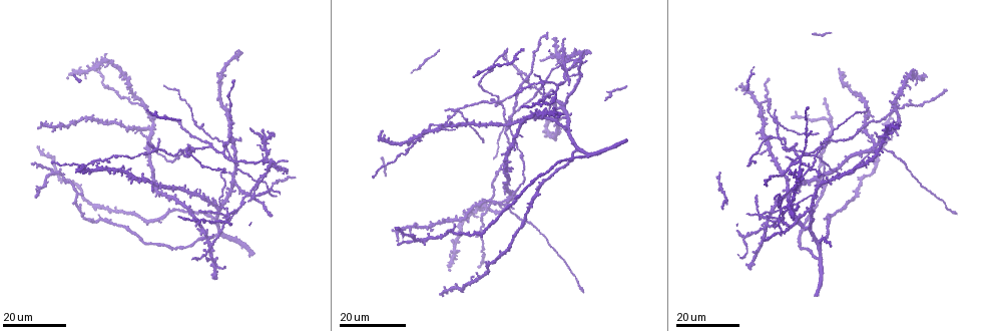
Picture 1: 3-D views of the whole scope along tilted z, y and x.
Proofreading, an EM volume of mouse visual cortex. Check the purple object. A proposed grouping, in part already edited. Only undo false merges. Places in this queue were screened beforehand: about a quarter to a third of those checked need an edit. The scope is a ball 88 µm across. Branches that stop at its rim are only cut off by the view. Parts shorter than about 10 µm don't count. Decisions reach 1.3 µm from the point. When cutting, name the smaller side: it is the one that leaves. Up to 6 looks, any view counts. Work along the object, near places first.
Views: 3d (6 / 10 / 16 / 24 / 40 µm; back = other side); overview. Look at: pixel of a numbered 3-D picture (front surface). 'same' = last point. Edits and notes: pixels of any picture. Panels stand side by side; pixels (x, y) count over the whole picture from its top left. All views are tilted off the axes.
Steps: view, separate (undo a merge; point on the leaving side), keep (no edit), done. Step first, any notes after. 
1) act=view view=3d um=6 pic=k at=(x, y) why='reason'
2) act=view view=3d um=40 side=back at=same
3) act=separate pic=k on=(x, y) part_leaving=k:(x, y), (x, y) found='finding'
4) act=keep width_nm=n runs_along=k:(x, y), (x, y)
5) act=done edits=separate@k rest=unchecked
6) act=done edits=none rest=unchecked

act=view view=3d um=16 pic=1 at=(778, 120) why='arms run side by side'

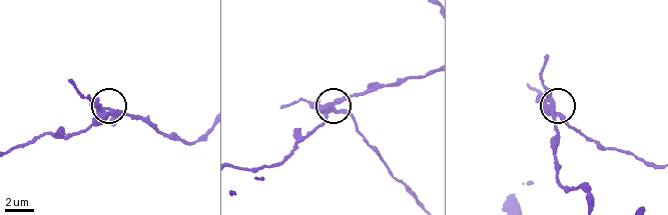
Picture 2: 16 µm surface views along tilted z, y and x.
act=view view=3d um=10 pic=2 at=(553, 104)

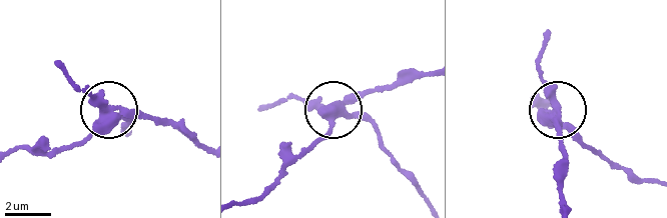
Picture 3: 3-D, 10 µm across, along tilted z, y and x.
act=separate pic=3 on=(361, 116) arms=5 part_leaving=3:(331, 111), (351, 111), (372, 127), (429, 205) found='two neurons meet here'

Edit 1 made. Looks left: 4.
act=view view=overview why='redraw'

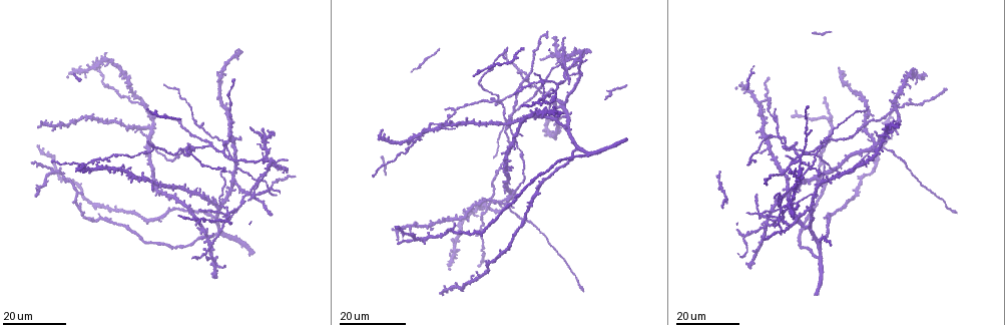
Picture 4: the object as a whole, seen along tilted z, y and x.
act=view view=3d um=24 pic=4 at=(210, 144) why='branch point'

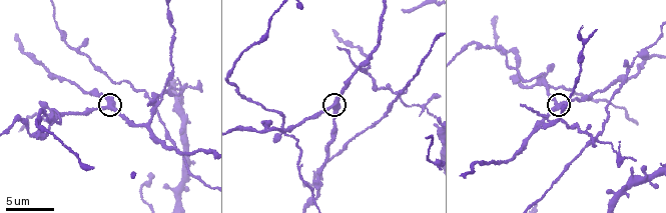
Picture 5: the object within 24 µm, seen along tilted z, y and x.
act=view view=3d um=6 pic=5 at=(338, 102)

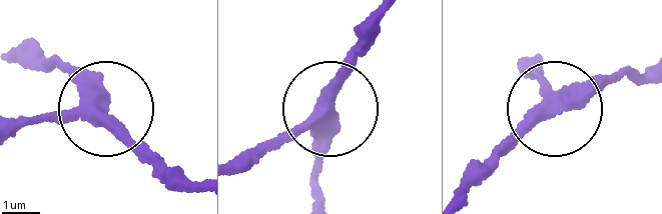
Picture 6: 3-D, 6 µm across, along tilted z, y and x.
act=view view=3d um=6 side=back pic=6 at=(102, 117)

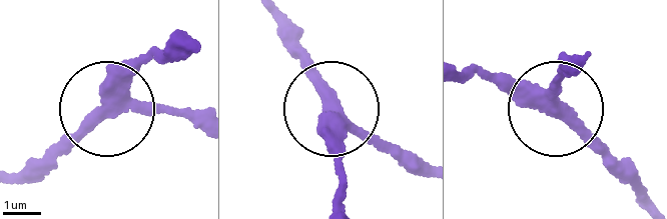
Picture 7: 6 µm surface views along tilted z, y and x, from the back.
act=keep runs_along=7:(196, 118), (97, 110), (45, 155) found='all the same neuron'

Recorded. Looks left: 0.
act=done edits=separate@3 rest=unchecked

